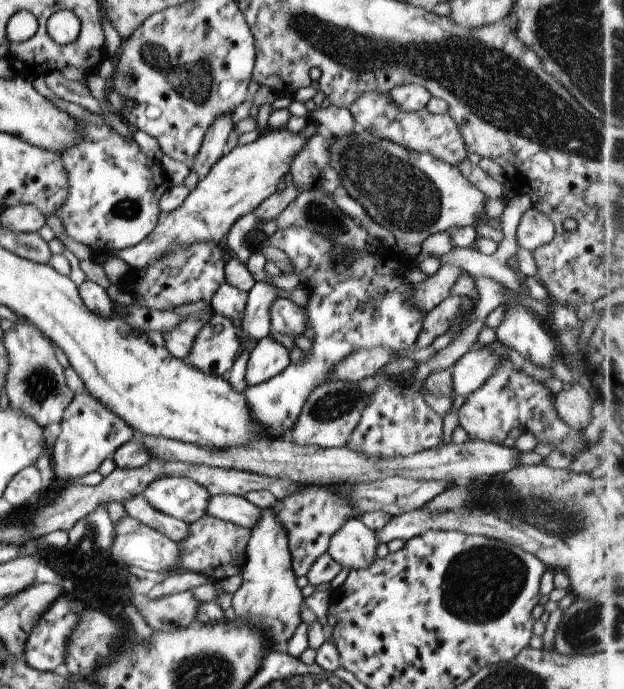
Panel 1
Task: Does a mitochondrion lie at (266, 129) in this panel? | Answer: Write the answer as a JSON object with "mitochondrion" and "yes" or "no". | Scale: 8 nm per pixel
{"mitochondrion":"no"}

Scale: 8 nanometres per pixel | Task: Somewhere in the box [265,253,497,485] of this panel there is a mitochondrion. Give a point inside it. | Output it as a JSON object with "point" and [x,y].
{"point":[333,406]}

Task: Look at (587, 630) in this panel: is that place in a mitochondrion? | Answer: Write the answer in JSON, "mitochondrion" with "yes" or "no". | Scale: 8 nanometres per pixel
{"mitochondrion":"yes"}

